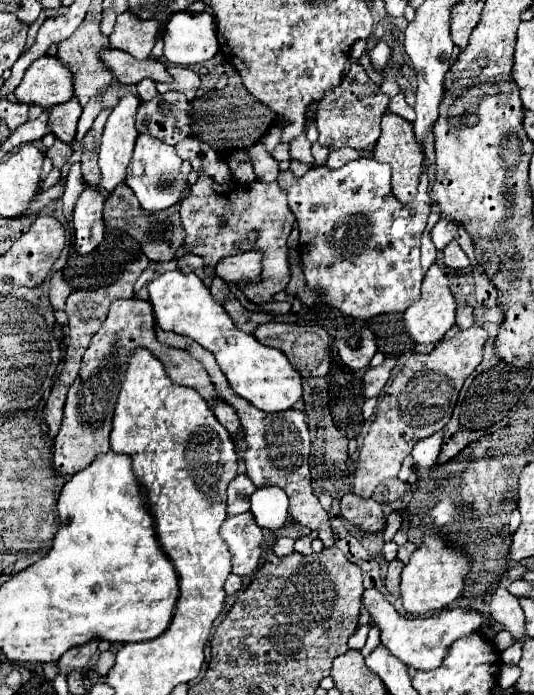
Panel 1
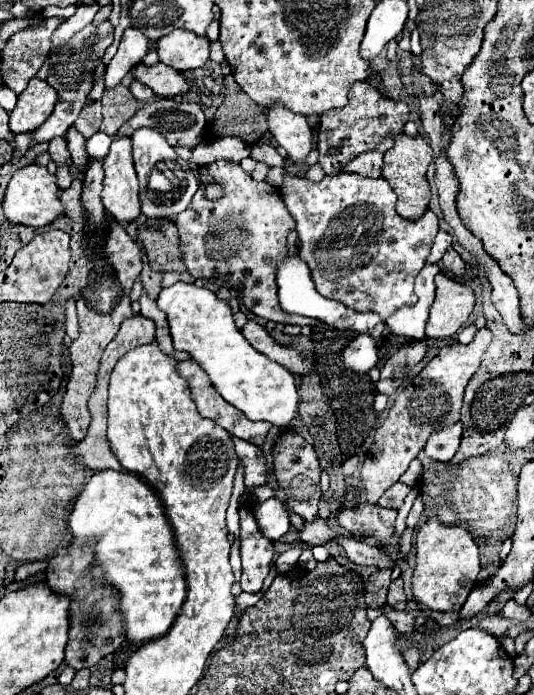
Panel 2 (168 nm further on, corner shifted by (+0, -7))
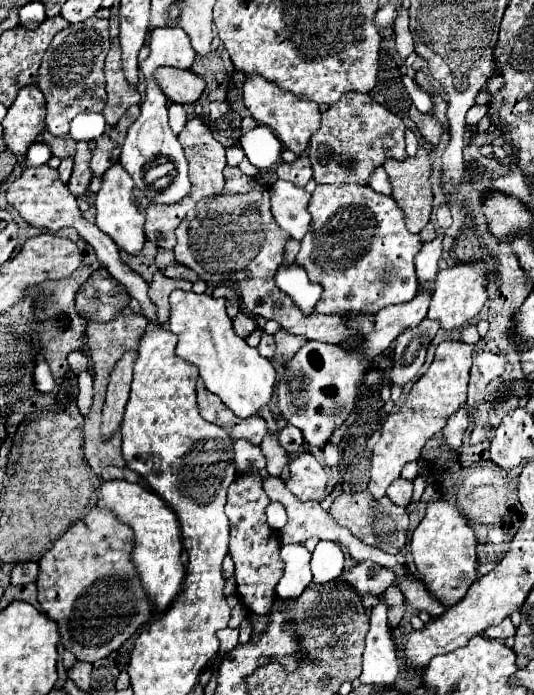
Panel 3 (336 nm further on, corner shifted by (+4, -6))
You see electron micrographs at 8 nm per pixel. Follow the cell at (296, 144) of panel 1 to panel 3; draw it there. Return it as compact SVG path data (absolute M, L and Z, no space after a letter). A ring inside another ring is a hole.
M262 76L246 78L246 82L244 82L244 104L250 110L252 118L262 126L272 128L272 132L282 142L282 146L288 148L290 152L294 152L296 156L300 156L306 150L310 136L320 126L318 104L304 100L304 98L298 98L298 96L274 86L272 82L264 80Z

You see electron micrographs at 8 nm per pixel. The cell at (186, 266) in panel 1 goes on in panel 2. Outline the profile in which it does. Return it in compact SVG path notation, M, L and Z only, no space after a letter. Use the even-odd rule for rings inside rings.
M184 271L184 273L164 273L164 279L162 279L162 287L170 287L170 285L174 285L176 281L194 283L194 277L192 277L192 275L188 275L186 271Z

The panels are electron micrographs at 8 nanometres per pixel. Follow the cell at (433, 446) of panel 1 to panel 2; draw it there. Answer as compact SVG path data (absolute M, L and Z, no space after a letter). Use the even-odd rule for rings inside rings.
M458 421L454 425L448 425L448 427L442 427L440 431L434 431L430 435L426 447L424 447L424 453L434 461L448 463L456 455L458 447L460 447L462 433L464 433L462 421Z

